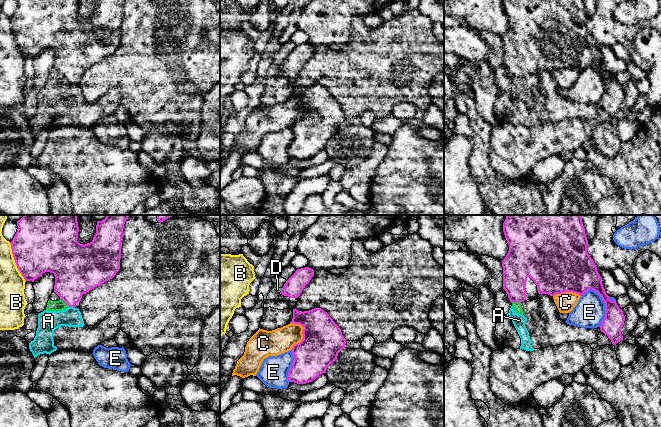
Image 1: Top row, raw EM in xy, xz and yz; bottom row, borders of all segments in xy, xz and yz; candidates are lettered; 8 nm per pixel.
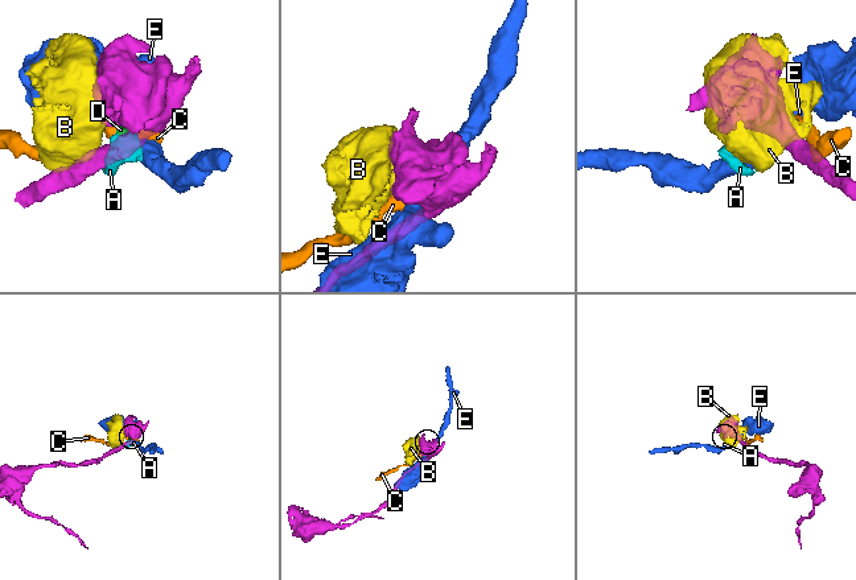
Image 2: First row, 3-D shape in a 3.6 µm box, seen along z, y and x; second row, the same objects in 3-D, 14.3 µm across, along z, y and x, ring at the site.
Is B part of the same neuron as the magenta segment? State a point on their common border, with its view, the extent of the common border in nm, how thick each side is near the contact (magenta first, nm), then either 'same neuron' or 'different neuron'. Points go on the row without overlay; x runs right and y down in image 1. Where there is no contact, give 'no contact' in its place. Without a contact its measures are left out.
xy (15, 38) | 340 nm | 400/200 nm | different neuron

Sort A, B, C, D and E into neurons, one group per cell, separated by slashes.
A D / B / C / E

